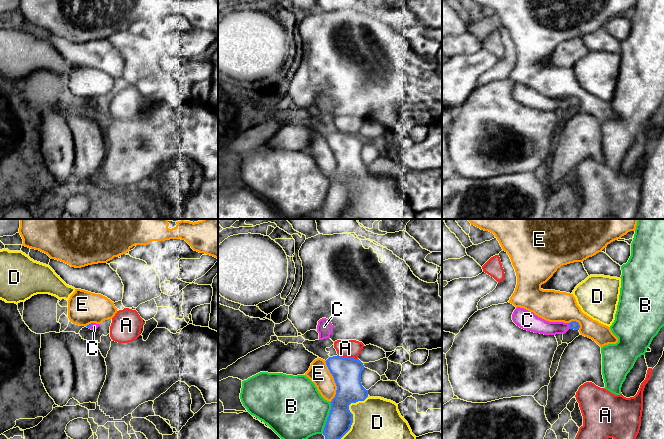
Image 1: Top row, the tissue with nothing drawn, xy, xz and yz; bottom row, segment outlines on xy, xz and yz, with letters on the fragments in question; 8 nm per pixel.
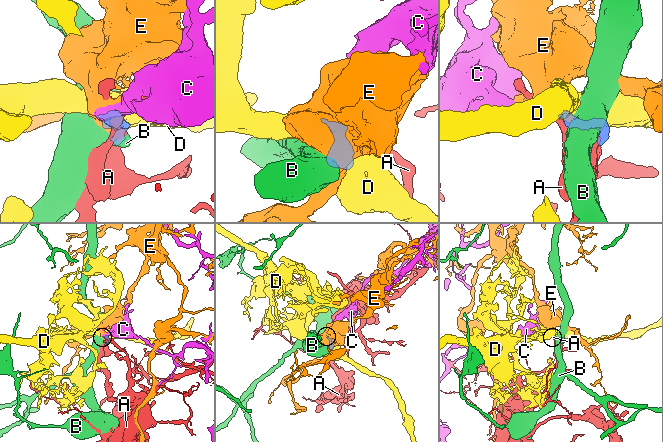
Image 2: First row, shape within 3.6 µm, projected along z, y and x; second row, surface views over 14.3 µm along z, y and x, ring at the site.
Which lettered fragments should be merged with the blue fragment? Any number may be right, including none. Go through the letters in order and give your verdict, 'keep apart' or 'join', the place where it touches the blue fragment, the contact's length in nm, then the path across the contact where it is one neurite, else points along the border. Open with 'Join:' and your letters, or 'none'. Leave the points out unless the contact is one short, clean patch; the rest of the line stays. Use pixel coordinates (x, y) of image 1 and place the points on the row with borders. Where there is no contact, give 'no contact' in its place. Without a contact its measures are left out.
Join: C
A: keep apart; contact xz (348, 357); length 170 nm
B: keep apart; contact xz (327, 418); length 260 nm; border xz (330, 402), (330, 412), (322, 433)
C: join; contact yz (569, 326); length 50 nm; way yz (574, 325), (569, 326), (543, 327), (538, 325)
D: keep apart; contact xz (350, 412); length 420 nm
E: keep apart; contact xz (335, 382); length 340 nm

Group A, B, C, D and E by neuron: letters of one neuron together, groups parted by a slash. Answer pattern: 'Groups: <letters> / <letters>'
Groups: A / B / C / D / E

